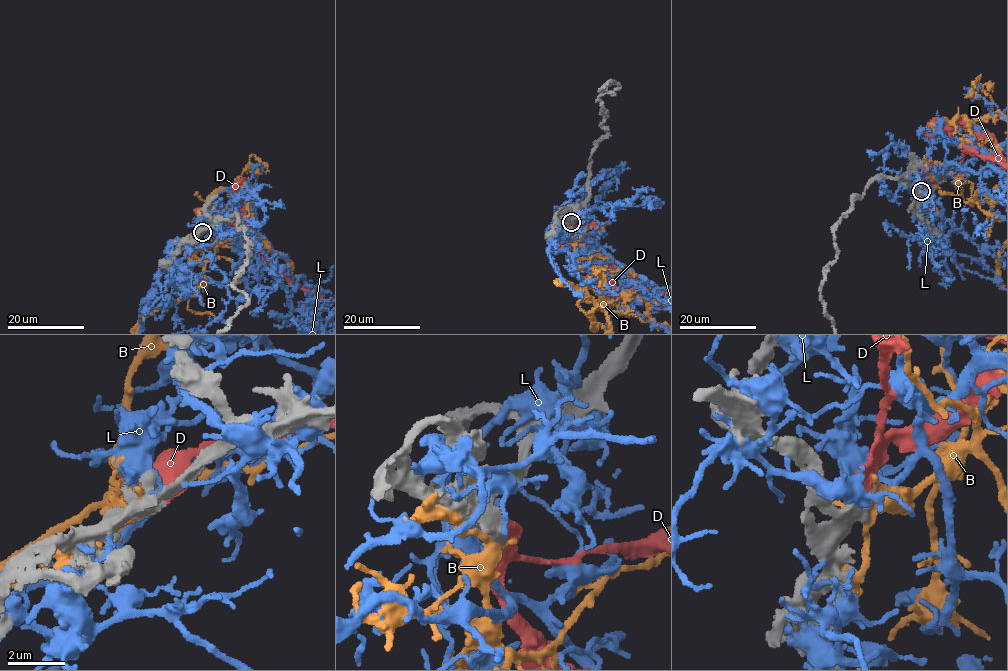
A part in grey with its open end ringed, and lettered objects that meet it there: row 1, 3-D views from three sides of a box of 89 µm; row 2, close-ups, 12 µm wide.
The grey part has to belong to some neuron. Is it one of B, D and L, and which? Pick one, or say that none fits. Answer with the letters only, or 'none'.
D

